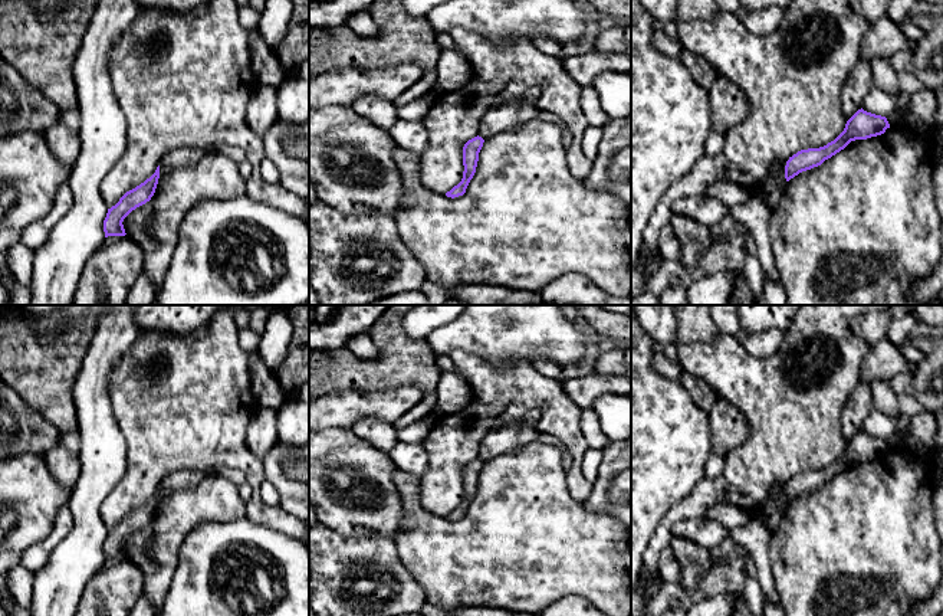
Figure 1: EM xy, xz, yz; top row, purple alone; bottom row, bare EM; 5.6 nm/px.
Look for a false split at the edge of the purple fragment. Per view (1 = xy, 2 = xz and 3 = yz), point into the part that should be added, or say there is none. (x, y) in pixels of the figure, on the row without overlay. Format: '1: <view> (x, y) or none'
1: none
2: none
3: none

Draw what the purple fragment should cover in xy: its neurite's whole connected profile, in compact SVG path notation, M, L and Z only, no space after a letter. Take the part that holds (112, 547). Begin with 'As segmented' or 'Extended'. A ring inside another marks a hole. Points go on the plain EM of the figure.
As segmented. M160 488L155 495L135 511L126 514L119 524L108 531L104 543L105 560L108 558L125 558L124 541L137 530L151 522L155 515L160 501Z

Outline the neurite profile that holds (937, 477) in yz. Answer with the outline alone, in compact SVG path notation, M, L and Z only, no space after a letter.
M936 469L932 475L932 501L934 507L934 524L940 535L940 554L943 558L943 471Z

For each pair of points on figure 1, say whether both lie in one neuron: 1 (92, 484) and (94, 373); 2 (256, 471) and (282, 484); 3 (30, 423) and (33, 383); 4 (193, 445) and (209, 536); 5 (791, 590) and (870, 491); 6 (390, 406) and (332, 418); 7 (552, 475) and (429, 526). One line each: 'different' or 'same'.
1: same
2: different
3: different
4: different
5: same
6: same
7: same

